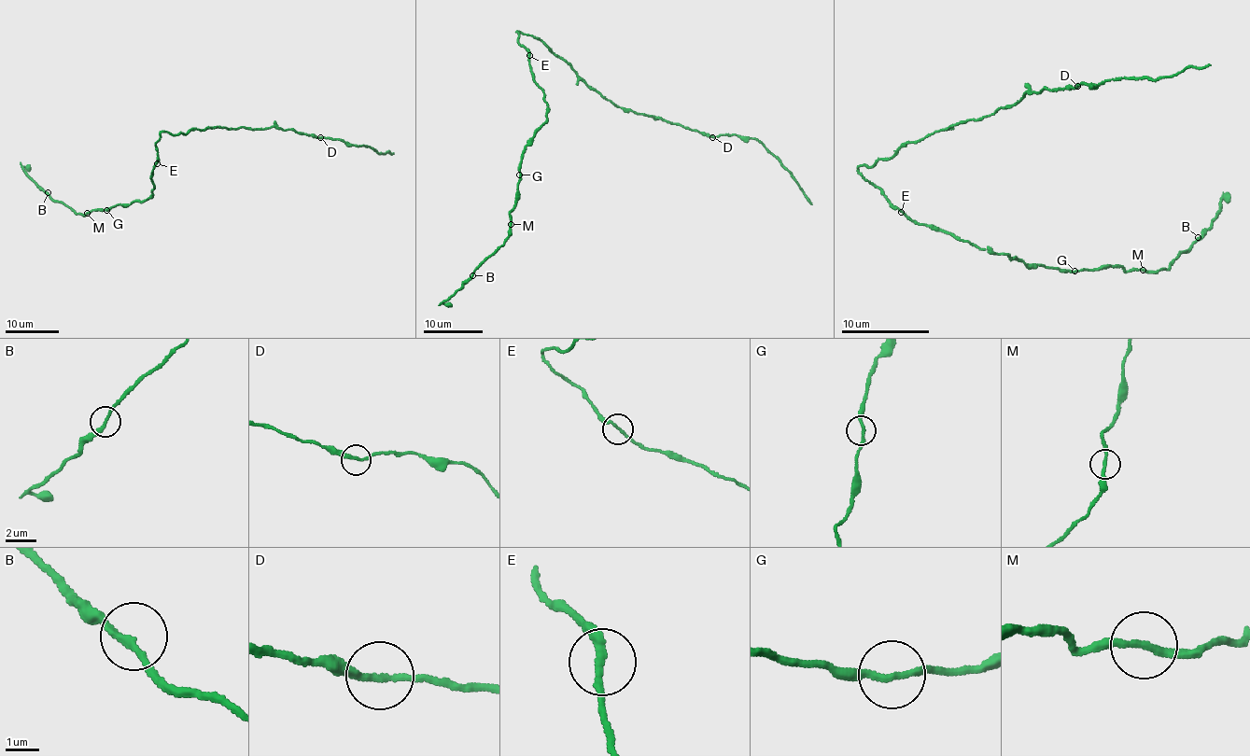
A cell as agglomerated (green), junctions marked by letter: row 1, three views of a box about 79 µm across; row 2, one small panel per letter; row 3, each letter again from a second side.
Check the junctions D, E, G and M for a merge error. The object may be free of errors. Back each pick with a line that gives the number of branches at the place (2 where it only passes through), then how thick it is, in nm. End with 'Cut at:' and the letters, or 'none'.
Cut at: none

